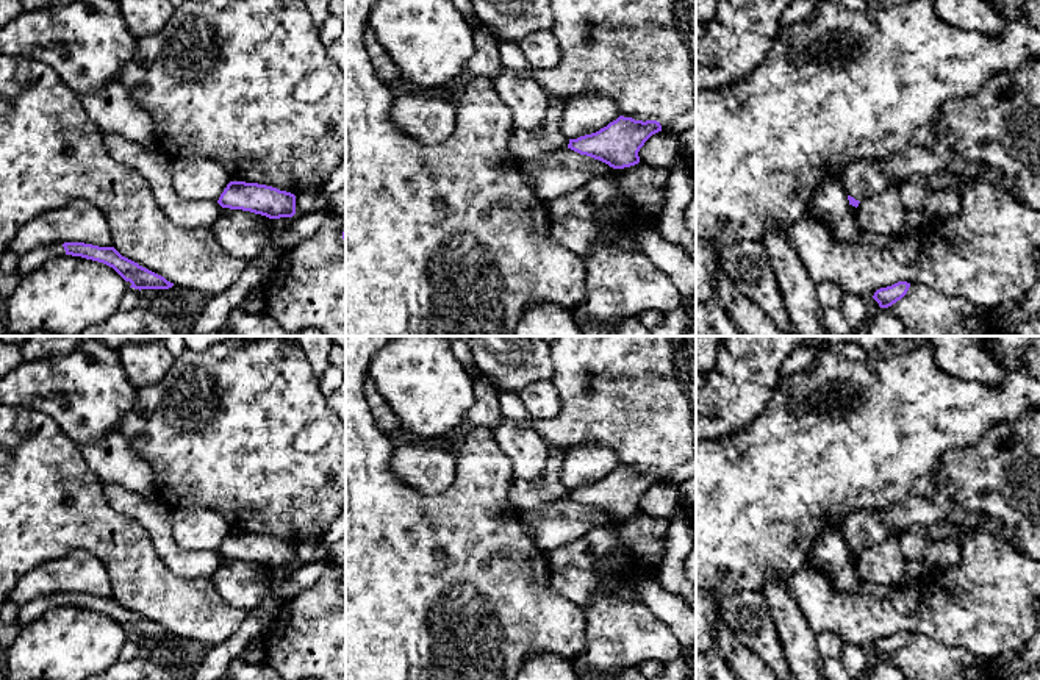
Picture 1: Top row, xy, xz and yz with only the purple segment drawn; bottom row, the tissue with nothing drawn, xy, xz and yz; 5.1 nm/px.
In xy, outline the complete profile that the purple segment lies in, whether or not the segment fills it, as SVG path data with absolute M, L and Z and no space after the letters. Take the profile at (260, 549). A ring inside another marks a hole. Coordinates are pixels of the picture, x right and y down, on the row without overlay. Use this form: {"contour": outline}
{"contour": "M230 531L217 553L222 558L250 561L269 569L296 564L294 544L258 533Z"}

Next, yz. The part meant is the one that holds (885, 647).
{"contour": "M898 632L891 636L880 638L874 642L873 649L879 653L880 658L888 658L898 650L901 650L910 638L907 632Z"}

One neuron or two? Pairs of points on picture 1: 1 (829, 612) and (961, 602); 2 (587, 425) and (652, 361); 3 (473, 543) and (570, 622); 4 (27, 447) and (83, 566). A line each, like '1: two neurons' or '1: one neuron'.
1: one neuron
2: one neuron
3: one neuron
4: two neurons

